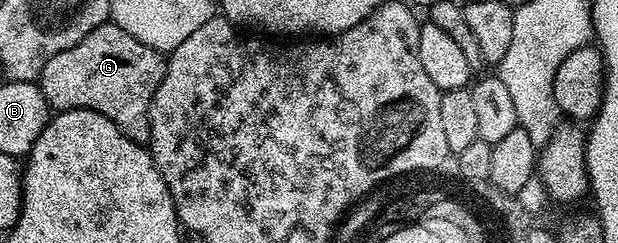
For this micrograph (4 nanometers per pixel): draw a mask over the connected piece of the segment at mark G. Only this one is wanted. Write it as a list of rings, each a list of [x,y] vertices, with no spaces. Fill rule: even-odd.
[[[105,23],[94,27],[86,39],[74,43],[66,51],[54,55],[42,67],[38,84],[53,110],[89,109],[106,115],[135,145],[148,145],[150,139],[150,103],[158,83],[164,78],[166,57],[161,50],[146,47],[134,35],[126,35],[122,27]]]

